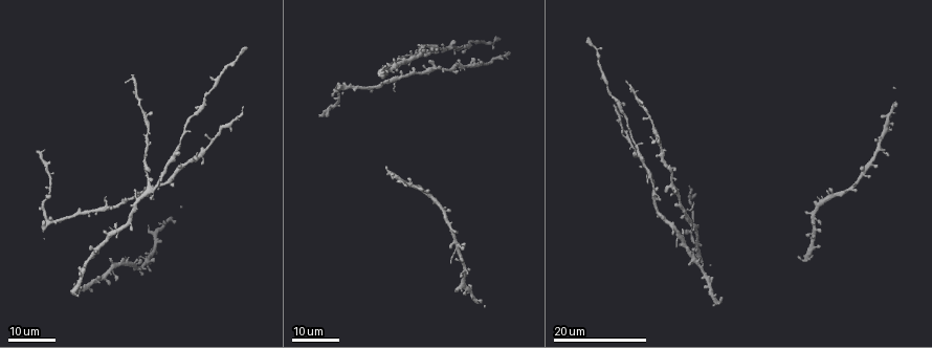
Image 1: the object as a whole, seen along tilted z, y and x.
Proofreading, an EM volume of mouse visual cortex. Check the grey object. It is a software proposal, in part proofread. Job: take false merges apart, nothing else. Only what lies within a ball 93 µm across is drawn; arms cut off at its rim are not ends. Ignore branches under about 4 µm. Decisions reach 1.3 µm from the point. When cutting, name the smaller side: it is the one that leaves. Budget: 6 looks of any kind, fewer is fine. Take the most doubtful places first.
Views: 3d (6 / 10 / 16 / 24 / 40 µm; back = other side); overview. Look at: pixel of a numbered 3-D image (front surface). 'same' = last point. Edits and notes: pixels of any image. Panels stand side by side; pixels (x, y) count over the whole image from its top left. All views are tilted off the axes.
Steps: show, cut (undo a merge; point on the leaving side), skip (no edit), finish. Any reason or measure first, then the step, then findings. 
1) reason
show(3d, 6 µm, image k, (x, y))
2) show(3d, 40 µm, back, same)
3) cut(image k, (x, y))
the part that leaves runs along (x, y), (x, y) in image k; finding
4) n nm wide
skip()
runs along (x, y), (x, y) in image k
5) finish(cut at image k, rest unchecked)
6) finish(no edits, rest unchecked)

show(3d, 16 µm, image 1, (655, 189))

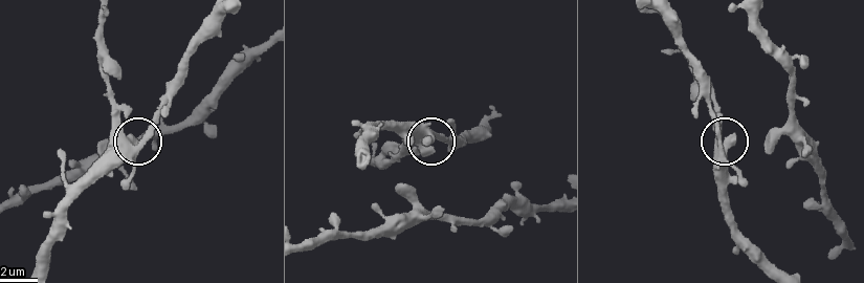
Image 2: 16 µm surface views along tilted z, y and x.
show(3d, 10 µm, image 2, (729, 141))

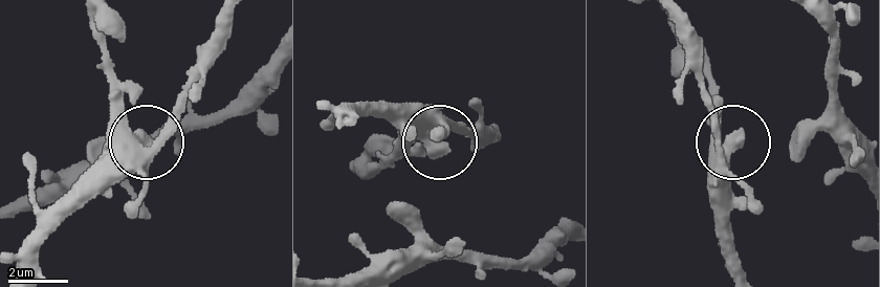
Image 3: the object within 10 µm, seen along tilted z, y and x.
skip()
runs along (742, 266), (726, 204), (729, 148), (714, 131), (690, 67) in image 3; one cell here

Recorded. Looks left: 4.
small branch off a trunk
show(3d, 24 µm, image 1, (616, 109))

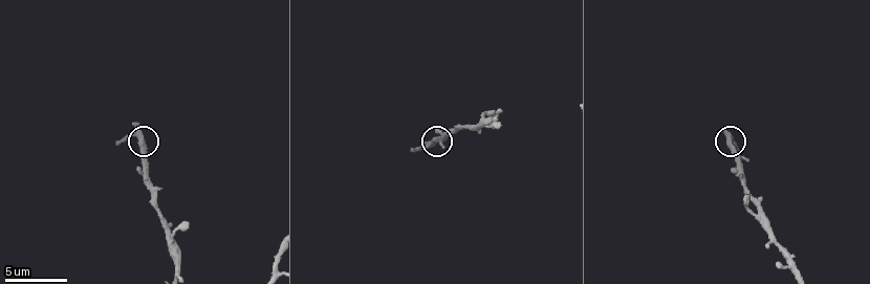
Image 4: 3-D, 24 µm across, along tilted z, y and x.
show(3d, 6 µm, image 4, (434, 141))

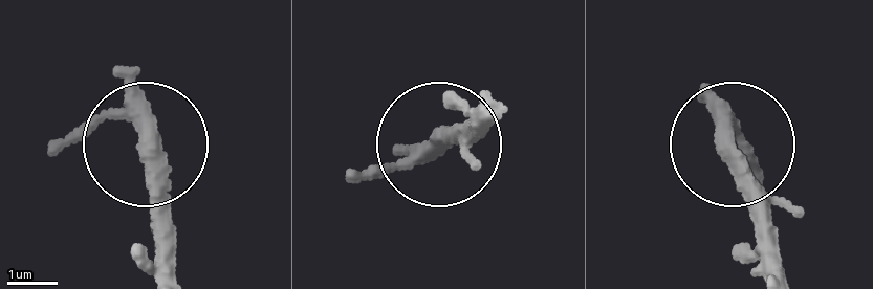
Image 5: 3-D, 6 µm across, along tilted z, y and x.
skip()
runs along (177, 271), (164, 173), (131, 125), (105, 115), (57, 140) in image 5; all the same cell

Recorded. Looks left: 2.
side arm on a straight run
show(3d, 10 µm, image 4, (776, 244))

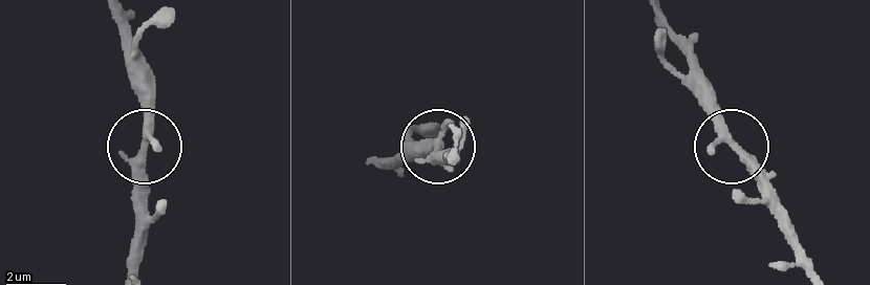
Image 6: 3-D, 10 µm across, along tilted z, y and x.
260 nm wide
skip()
runs along (131, 271), (146, 74) in image 6; continuous, no second cell

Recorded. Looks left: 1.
finish(no edits, rest unchecked)

